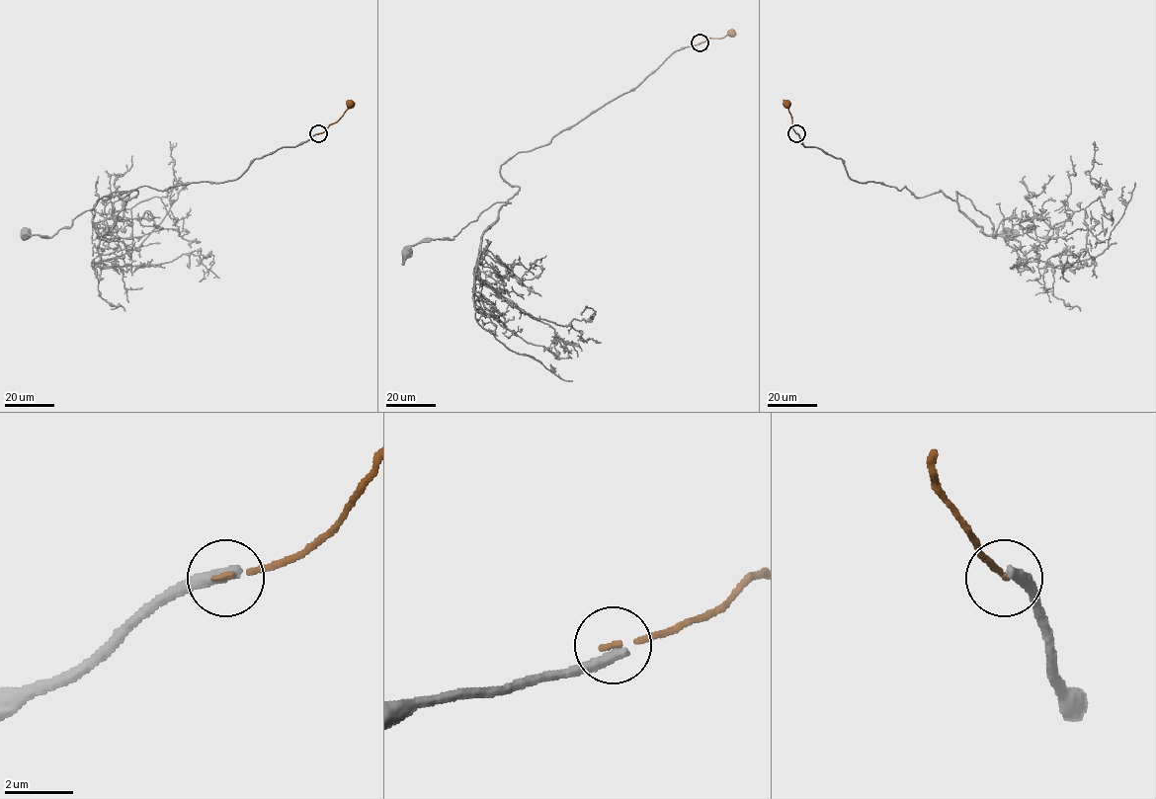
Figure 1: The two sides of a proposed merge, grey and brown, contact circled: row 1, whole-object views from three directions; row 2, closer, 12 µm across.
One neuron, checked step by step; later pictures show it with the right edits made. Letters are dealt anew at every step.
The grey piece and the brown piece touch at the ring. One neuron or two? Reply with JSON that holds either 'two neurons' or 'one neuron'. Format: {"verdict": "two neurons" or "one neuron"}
{"verdict": "two neurons"}

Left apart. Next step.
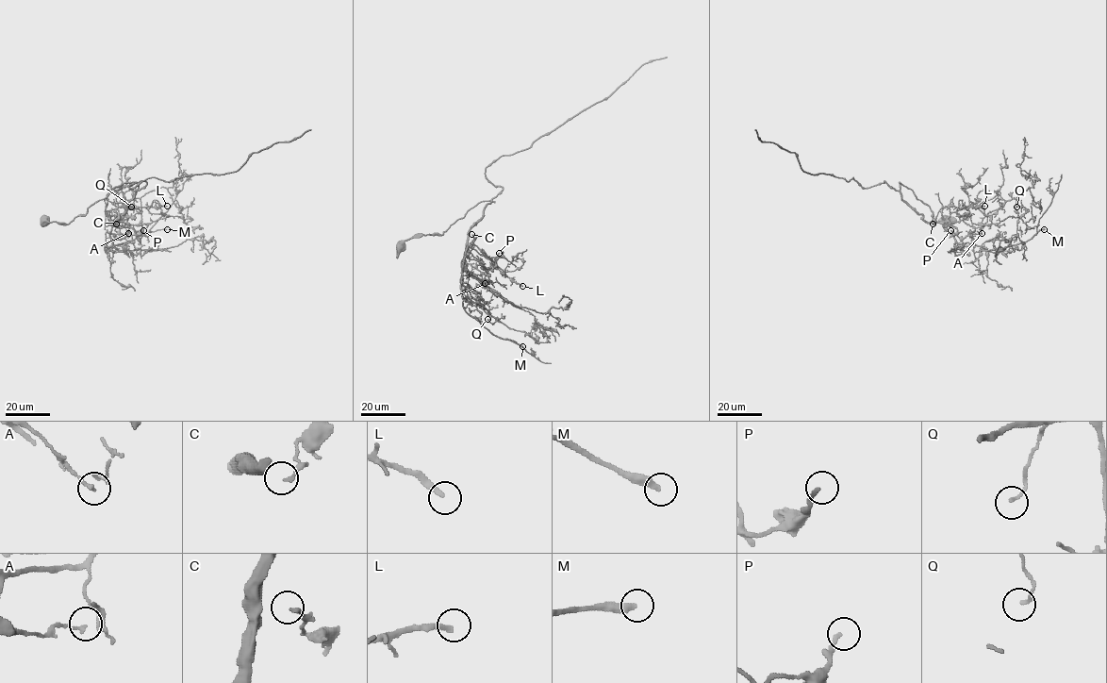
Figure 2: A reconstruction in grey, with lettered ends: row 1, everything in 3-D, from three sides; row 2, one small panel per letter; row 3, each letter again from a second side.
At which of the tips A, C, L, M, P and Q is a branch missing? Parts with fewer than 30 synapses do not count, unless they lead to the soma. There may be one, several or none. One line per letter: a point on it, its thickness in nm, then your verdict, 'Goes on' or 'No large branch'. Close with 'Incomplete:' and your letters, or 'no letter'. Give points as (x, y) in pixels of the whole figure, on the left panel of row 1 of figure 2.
A: Place: (128, 233). Thickness 90 nm. No large branch
C: Place: (116, 224). Thickness 110 nm. No large branch
L: Place: (167, 206). Thickness 240 nm. Goes on
M: Place: (167, 229). Thickness 340 nm. Goes on
P: Place: (143, 230). Thickness 190 nm. Goes on
Q: Place: (131, 207). Thickness 130 nm. No large branch
Incomplete: L, M, P

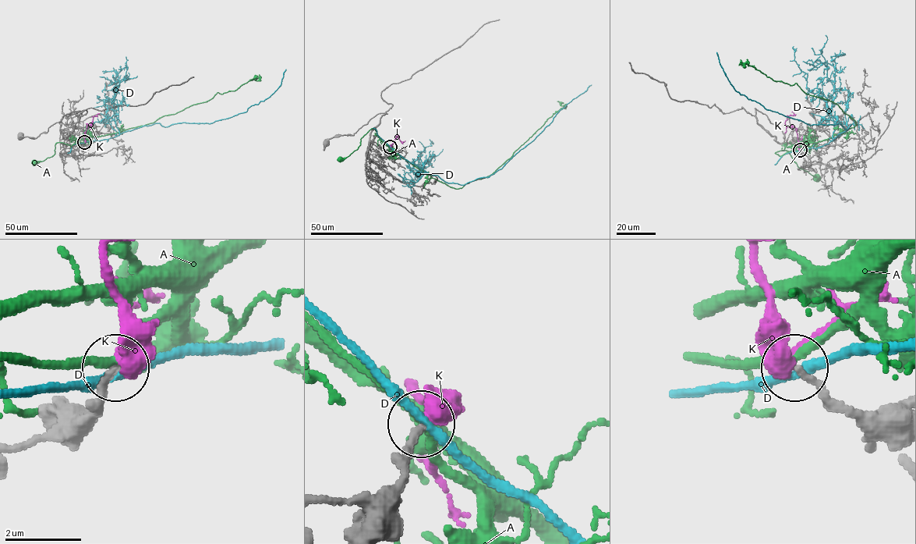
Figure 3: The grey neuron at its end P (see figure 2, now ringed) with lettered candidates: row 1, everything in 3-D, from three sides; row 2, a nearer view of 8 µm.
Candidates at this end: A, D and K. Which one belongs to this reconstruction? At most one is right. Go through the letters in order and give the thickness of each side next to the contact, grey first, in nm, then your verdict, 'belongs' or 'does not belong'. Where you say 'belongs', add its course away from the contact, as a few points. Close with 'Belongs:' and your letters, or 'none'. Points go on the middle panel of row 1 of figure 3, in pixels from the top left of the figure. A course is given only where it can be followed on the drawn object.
A: calibres 190 and 200 nm; does not belong
D: calibres 190 and 240 nm; does not belong
K: calibres 190 and 400 nm; belongs; course (390, 147), (397, 136), (401, 141), (405, 140)
Belongs: K

